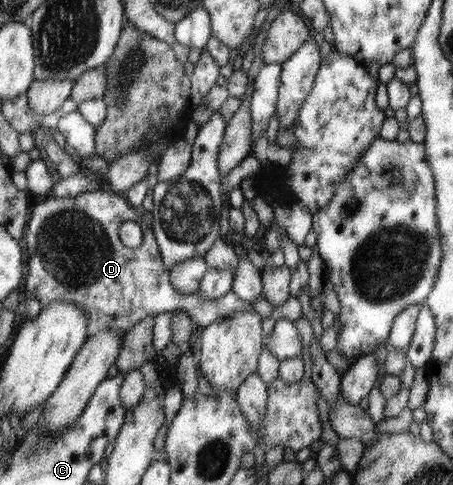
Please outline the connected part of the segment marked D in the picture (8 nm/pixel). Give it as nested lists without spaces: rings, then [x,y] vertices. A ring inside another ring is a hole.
[[[109,190],[90,191],[80,193],[72,198],[46,199],[44,203],[35,205],[33,217],[28,221],[28,230],[24,236],[26,253],[28,253],[28,273],[24,276],[24,295],[26,299],[36,297],[42,307],[49,303],[69,301],[75,303],[85,311],[88,318],[88,339],[104,328],[112,328],[116,332],[126,334],[132,326],[148,318],[164,312],[176,310],[185,311],[198,325],[206,328],[216,321],[231,317],[237,311],[251,309],[253,304],[242,301],[234,292],[230,291],[214,301],[202,301],[199,291],[193,291],[182,295],[171,284],[170,271],[164,268],[160,249],[155,240],[154,233],[148,224],[138,217],[140,211],[128,204],[124,195],[111,193]],[[126,221],[134,221],[140,224],[144,234],[142,245],[137,249],[130,249],[118,237],[120,224]]]

